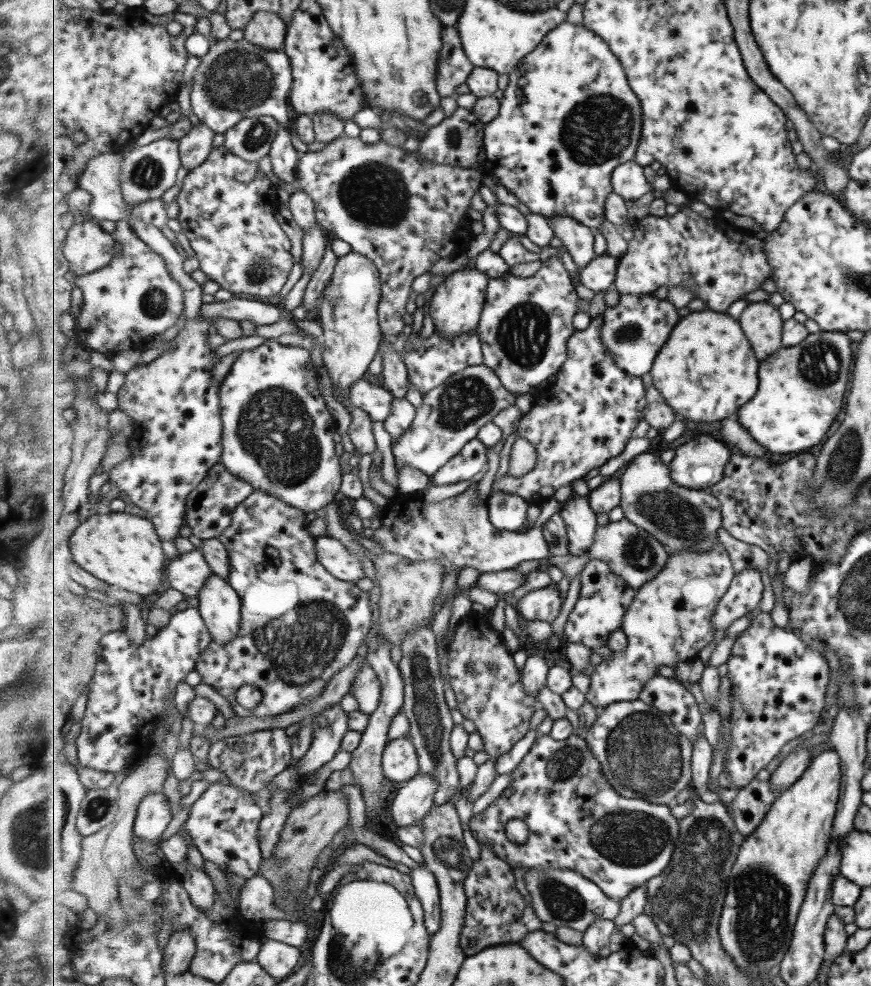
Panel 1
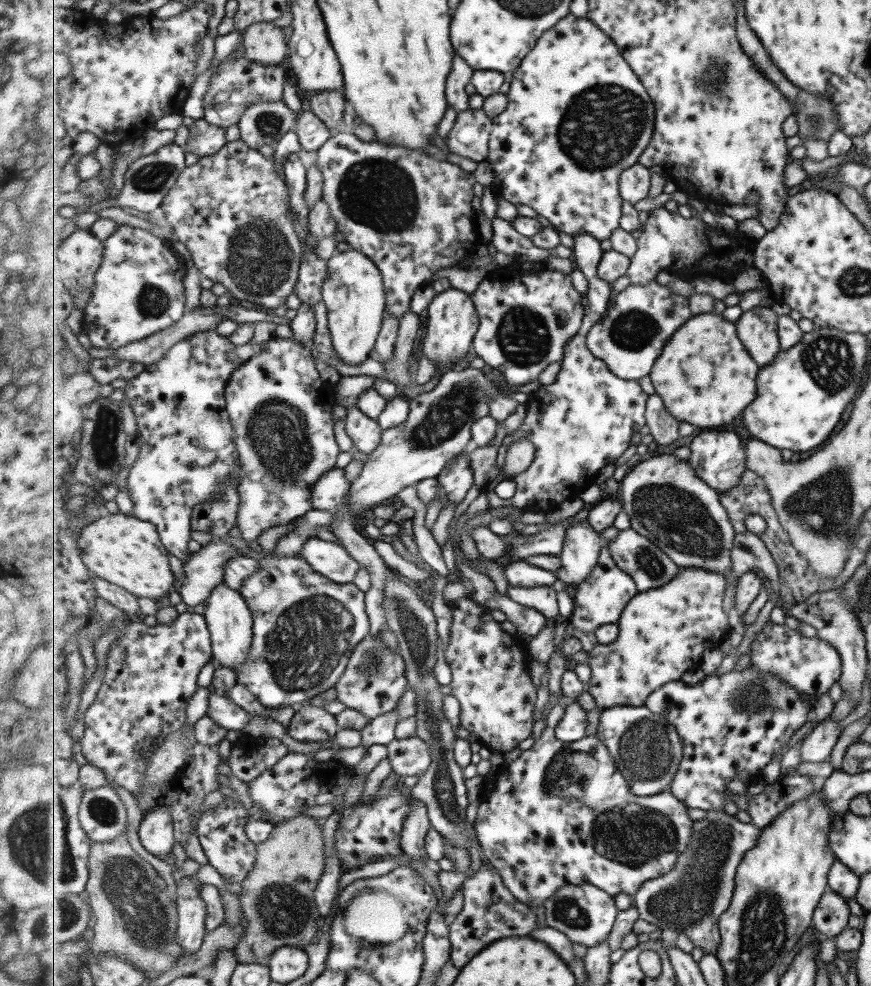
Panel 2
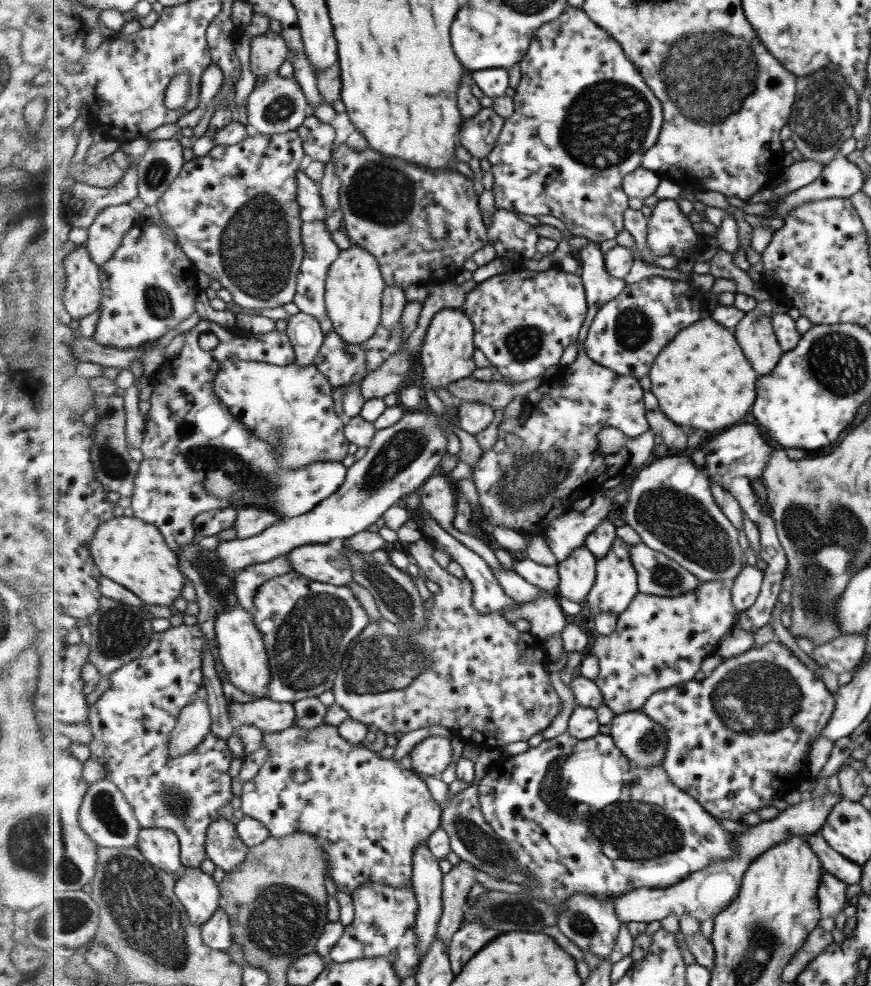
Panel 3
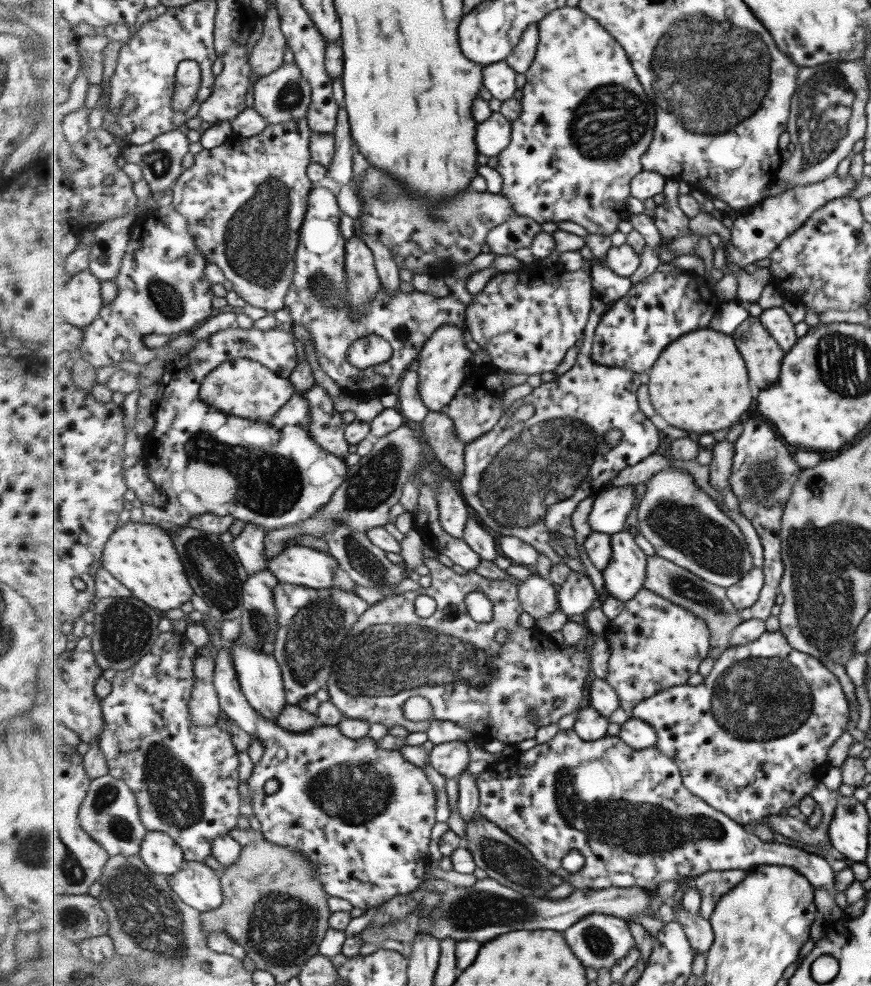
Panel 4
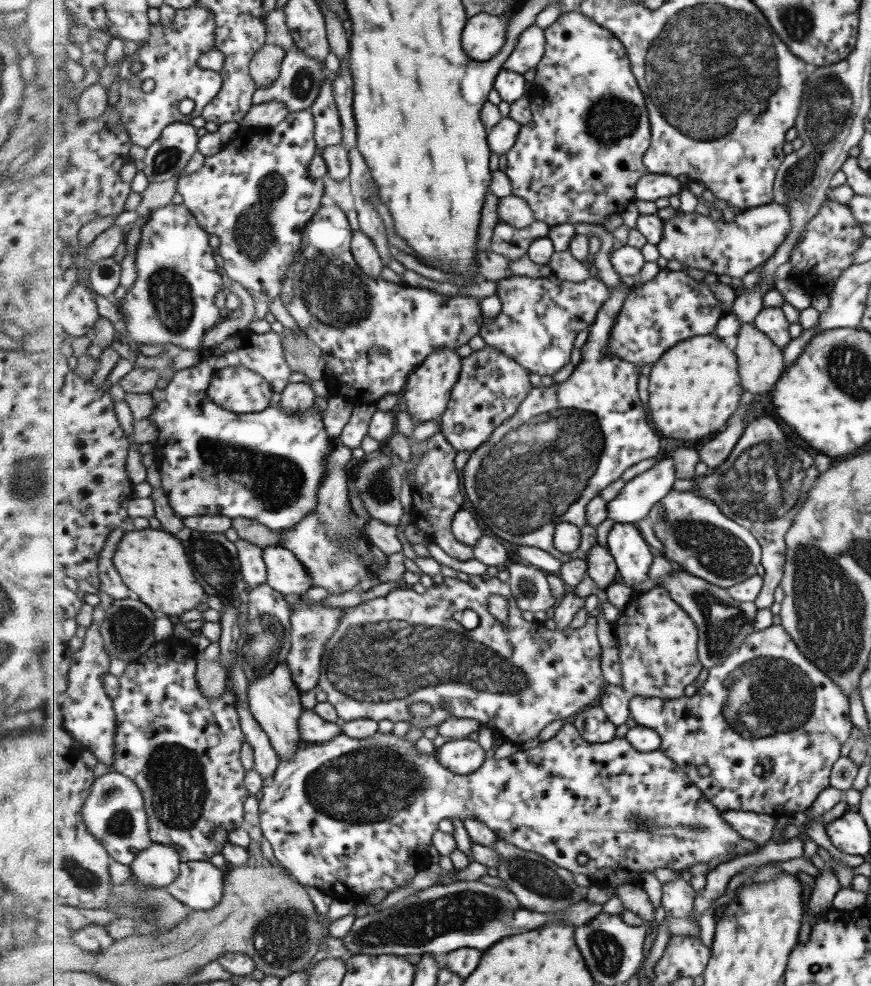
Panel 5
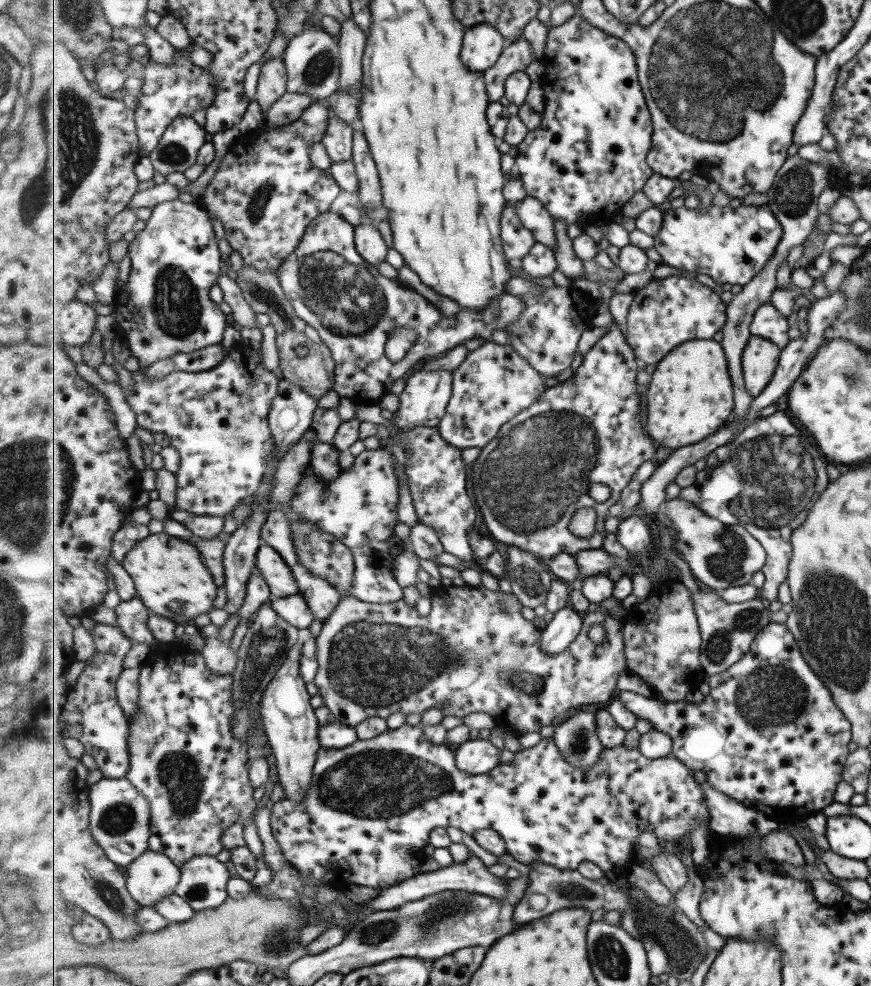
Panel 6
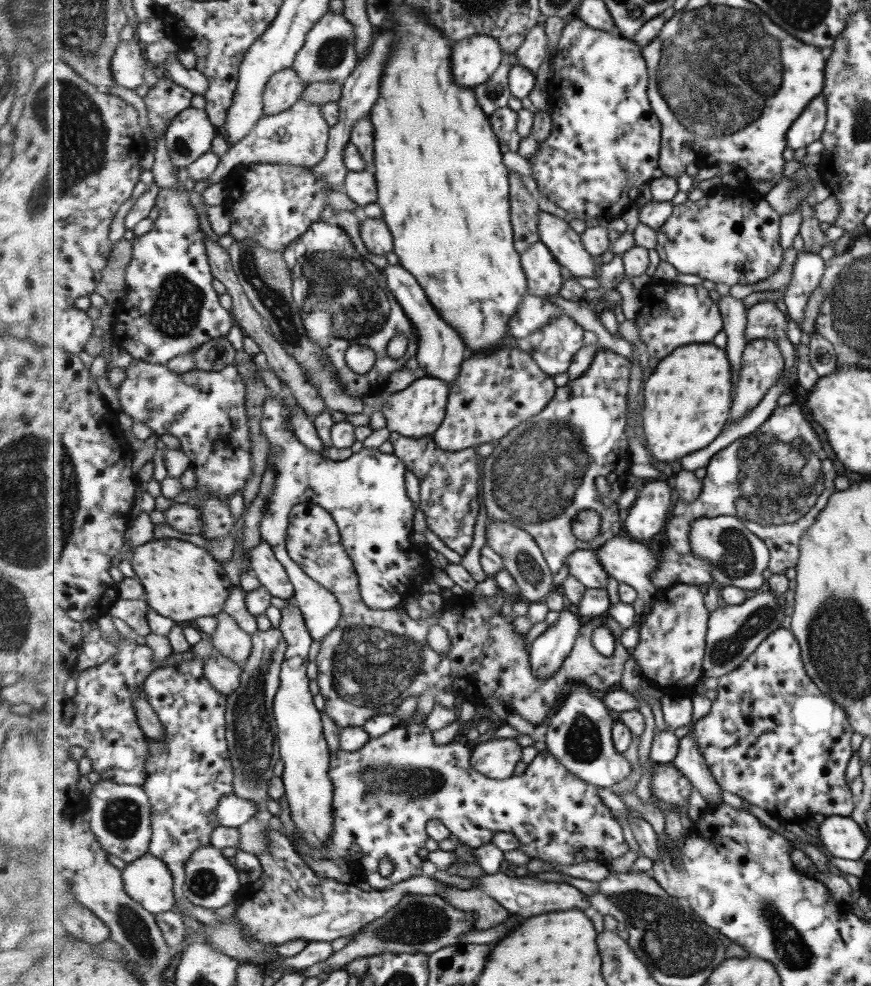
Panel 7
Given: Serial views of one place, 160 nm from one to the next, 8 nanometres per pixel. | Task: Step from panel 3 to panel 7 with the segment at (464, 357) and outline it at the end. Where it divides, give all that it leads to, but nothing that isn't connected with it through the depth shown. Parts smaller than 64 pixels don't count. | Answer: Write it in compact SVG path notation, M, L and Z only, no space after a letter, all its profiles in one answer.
M427 376L412 382L405 390L384 392L381 412L386 418L387 428L391 432L399 432L403 436L424 437L433 435L446 419L450 400L450 384L439 377Z

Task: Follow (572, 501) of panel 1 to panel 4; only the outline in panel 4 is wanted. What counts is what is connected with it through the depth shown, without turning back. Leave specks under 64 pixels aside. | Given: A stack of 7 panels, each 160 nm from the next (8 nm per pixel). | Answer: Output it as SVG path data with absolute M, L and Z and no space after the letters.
M573 571L565 584L558 587L559 608L565 615L585 616L600 603L599 595L590 576Z

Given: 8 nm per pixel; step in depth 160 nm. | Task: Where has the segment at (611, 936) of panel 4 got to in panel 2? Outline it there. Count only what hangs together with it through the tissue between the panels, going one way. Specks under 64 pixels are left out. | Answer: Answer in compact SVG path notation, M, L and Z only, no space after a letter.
M567 883L555 896L544 902L546 924L563 932L572 943L584 944L588 947L597 946L608 940L619 911L615 897L611 896L610 892L590 884Z

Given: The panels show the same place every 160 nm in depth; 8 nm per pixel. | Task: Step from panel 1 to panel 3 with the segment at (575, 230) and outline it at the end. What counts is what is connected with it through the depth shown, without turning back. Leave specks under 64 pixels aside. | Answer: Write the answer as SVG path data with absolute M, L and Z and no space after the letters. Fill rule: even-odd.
M589 243L578 250L582 266L582 279L586 287L586 297L589 301L589 311L586 323L580 332L577 346L576 359L569 365L569 374L563 378L553 376L547 380L547 386L540 390L531 391L524 399L523 411L517 421L507 419L497 426L499 437L492 449L484 451L481 460L473 466L473 480L480 492L480 503L483 515L490 523L490 528L495 526L511 528L522 534L533 532L531 538L539 532L546 532L547 526L541 522L547 518L547 509L550 502L561 500L567 508L573 502L595 495L602 488L603 482L619 477L626 464L630 464L631 451L629 447L619 449L615 454L605 454L599 446L599 433L603 428L618 428L629 438L637 438L644 432L651 431L650 421L646 417L647 408L645 390L641 389L639 379L633 376L623 376L612 368L607 368L598 361L593 360L586 351L585 341L588 332L595 321L599 309L611 300L616 299L628 285L625 279L611 276L606 267L606 257L599 250L598 243ZM509 433L519 435L523 440L520 452L513 452L510 443L505 440Z

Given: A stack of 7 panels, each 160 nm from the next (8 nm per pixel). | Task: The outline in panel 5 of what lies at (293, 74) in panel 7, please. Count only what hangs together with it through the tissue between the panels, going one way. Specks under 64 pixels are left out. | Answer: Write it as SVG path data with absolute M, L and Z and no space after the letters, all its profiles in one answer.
M266 44L258 54L255 54L250 65L250 72L257 88L267 88L275 84L275 80L279 80L285 59L286 51L273 44Z

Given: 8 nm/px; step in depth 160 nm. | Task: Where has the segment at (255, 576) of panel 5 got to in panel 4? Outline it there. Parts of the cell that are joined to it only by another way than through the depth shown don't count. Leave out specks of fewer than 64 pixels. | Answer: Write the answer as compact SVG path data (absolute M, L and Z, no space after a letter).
M249 522L245 525L245 530L231 543L243 562L245 572L250 576L268 569L267 557L265 557L267 534L263 526Z

